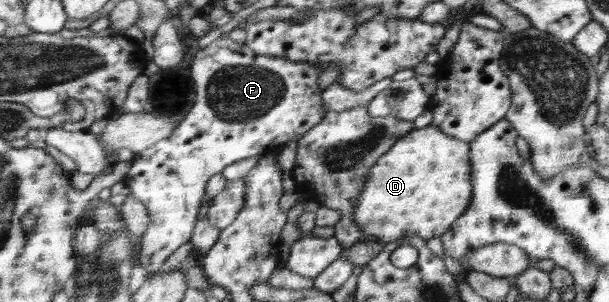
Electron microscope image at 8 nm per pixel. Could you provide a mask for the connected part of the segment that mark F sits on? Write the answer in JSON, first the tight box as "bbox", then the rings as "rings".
{"bbox":[123,37,326,274],"rings":[[[219,37],[207,47],[199,49],[198,52],[196,52],[196,56],[193,57],[190,72],[192,74],[195,89],[195,102],[193,102],[189,114],[187,114],[175,129],[173,129],[172,134],[169,135],[167,139],[160,140],[160,143],[156,143],[153,147],[135,154],[131,162],[131,168],[129,168],[129,173],[123,180],[127,187],[129,187],[131,195],[137,198],[137,200],[140,200],[148,211],[149,225],[146,232],[143,233],[142,243],[138,254],[138,262],[142,268],[145,268],[148,273],[154,274],[154,272],[157,272],[157,269],[165,263],[165,260],[167,260],[177,248],[184,246],[185,243],[191,240],[193,236],[192,233],[195,231],[198,222],[197,215],[200,211],[201,200],[203,200],[207,182],[211,176],[222,173],[225,166],[233,164],[233,162],[238,162],[245,158],[270,154],[277,148],[282,148],[282,146],[289,142],[289,140],[295,140],[297,142],[297,139],[303,137],[307,131],[312,130],[313,127],[321,122],[321,119],[325,118],[326,109],[324,108],[324,100],[321,89],[317,83],[317,79],[322,72],[323,70],[321,70],[321,68],[317,68],[317,66],[313,66],[313,64],[293,64],[293,62],[283,60],[283,58],[273,58],[273,56],[257,53],[253,51],[253,49],[250,49],[247,44],[233,41],[229,37]]]}

